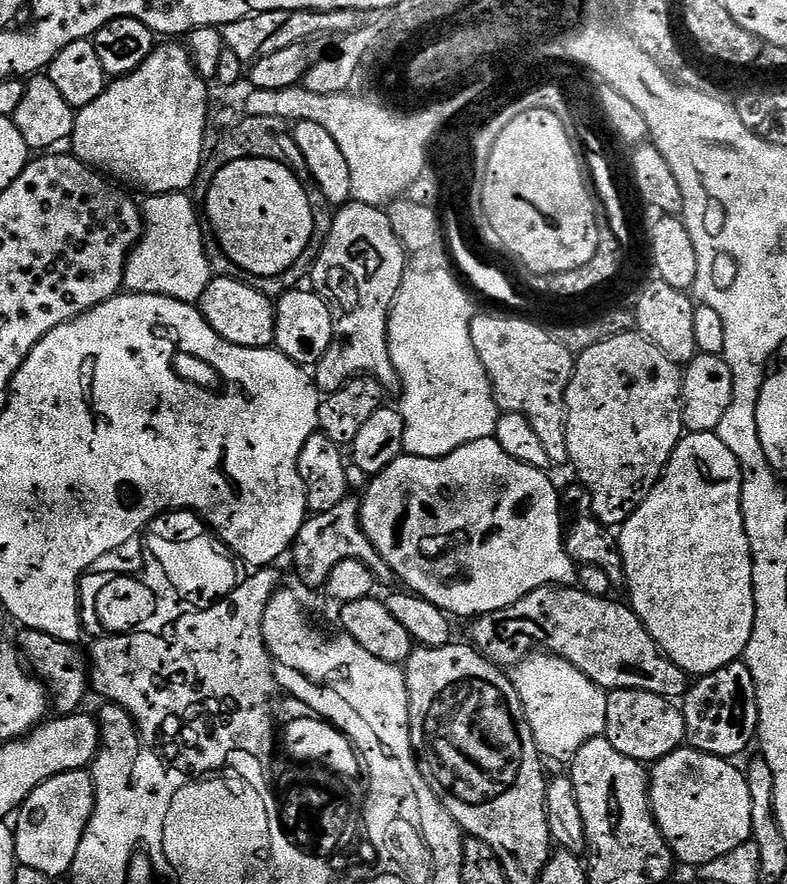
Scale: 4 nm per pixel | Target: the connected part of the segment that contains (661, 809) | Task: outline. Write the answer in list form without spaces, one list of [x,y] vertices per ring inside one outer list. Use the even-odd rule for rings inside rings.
[[[691,746],[675,748],[650,768],[650,795],[652,797],[652,814],[660,828],[664,840],[670,846],[673,857],[684,864],[699,866],[738,850],[738,846],[752,840],[751,798],[748,777],[743,771],[735,768],[731,759],[722,756],[711,756],[699,752]]]

